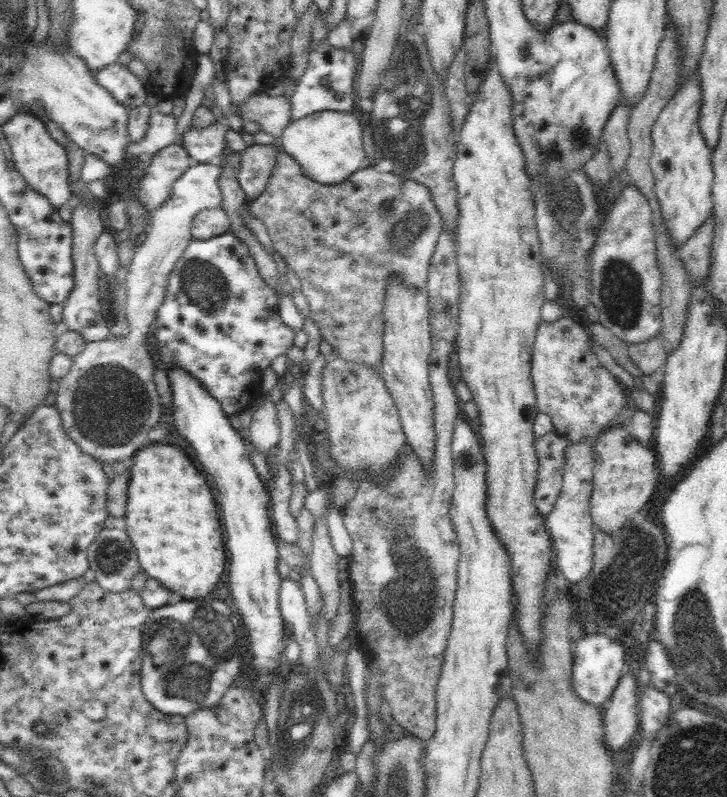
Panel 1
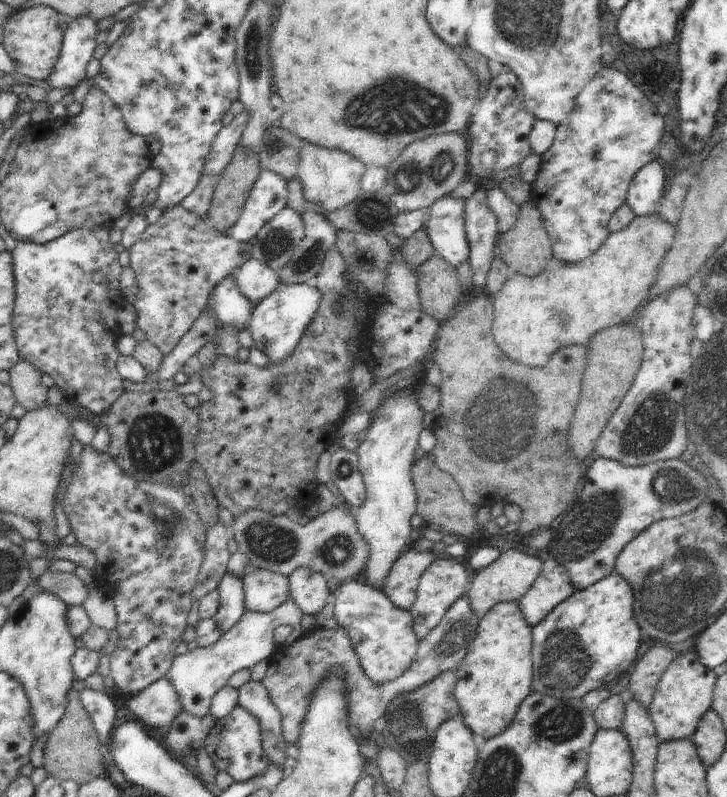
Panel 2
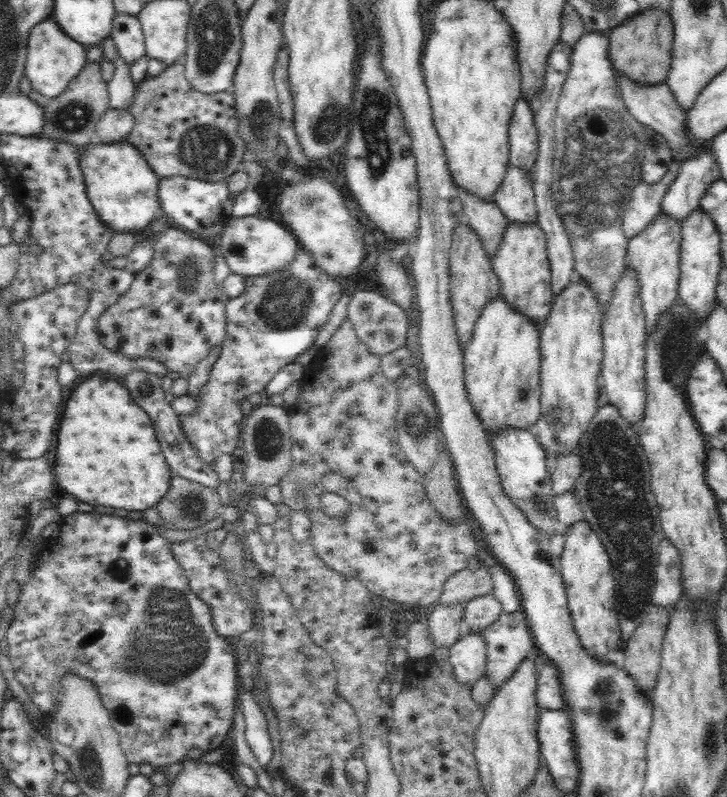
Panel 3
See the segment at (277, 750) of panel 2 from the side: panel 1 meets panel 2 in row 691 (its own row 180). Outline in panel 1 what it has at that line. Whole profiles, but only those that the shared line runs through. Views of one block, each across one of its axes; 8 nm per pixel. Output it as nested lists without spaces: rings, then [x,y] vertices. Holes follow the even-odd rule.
[[[280,141],[274,144],[254,144],[247,146],[239,153],[241,166],[238,171],[239,184],[247,196],[247,200],[258,198],[266,183],[272,175],[273,166],[276,165],[276,147]]]

